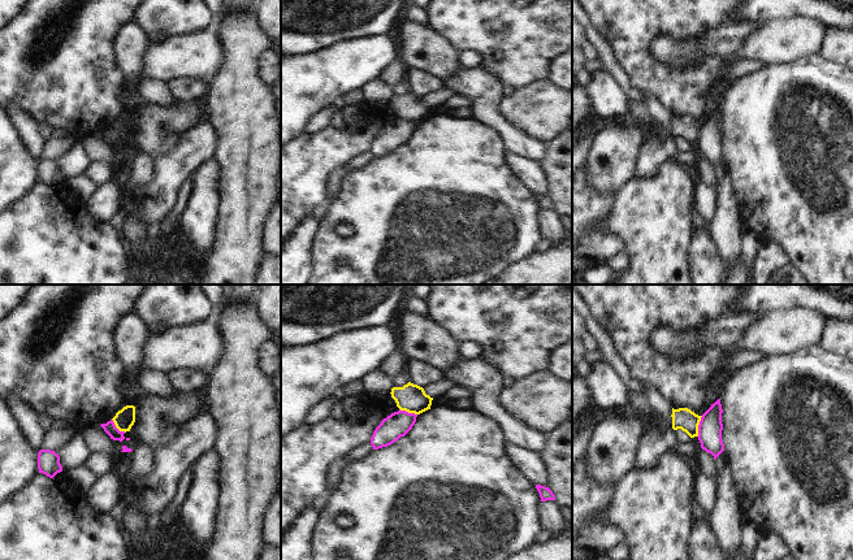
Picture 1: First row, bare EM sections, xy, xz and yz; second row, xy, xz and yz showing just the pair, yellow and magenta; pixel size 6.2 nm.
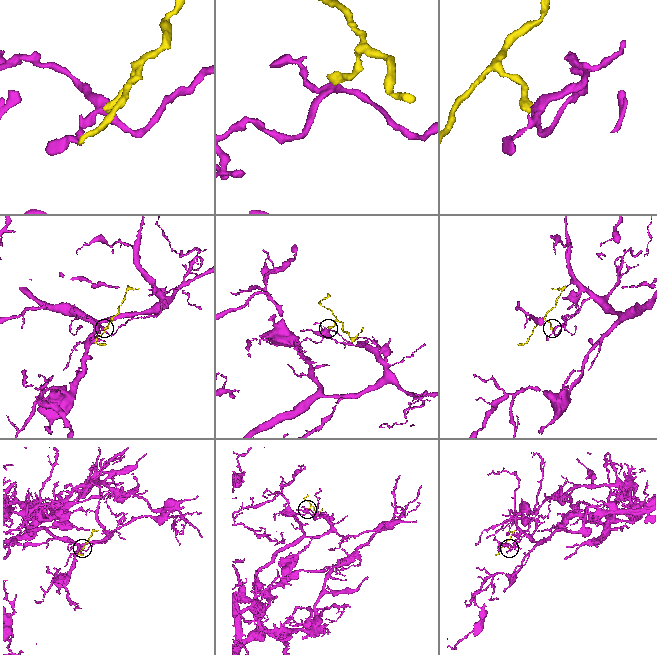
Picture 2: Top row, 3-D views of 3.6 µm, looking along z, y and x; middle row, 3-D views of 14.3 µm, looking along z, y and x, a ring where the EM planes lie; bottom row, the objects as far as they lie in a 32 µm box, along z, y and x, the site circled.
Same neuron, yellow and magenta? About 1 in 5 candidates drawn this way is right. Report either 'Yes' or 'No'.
No

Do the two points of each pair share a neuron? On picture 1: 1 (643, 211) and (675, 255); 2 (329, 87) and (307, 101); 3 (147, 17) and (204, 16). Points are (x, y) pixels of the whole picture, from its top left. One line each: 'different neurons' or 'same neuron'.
1: same neuron
2: same neuron
3: same neuron

